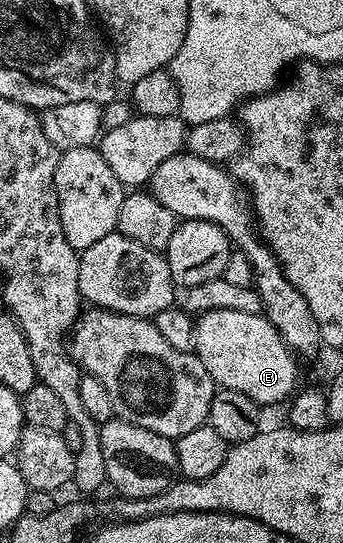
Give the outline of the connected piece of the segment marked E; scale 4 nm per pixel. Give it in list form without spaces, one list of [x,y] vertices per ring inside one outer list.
[[[213,309],[209,313],[195,319],[195,350],[205,369],[215,378],[220,388],[245,393],[257,404],[283,403],[296,394],[299,383],[299,367],[296,356],[277,333],[274,325],[267,320],[267,316],[260,313],[237,313],[237,309]]]

